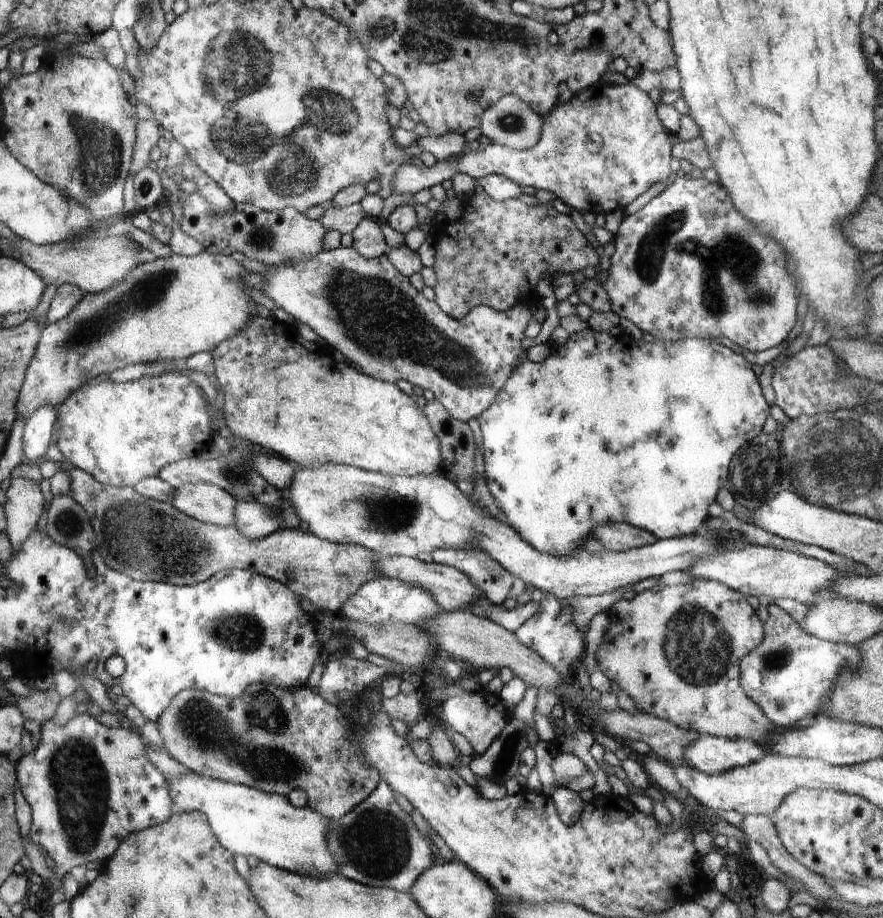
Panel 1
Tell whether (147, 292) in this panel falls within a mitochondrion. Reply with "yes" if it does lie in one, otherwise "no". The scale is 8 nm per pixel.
yes

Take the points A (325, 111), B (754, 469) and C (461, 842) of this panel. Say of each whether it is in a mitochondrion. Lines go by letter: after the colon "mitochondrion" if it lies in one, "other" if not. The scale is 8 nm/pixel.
A: mitochondrion
B: mitochondrion
C: other

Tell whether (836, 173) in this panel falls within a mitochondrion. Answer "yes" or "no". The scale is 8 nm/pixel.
no

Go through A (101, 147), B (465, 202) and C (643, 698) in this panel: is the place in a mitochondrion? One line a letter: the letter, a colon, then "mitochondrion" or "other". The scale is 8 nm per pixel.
A: mitochondrion
B: other
C: other

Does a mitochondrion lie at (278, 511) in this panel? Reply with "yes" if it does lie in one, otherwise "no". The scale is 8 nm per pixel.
no

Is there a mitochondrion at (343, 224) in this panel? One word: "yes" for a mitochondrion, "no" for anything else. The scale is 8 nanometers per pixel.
no

